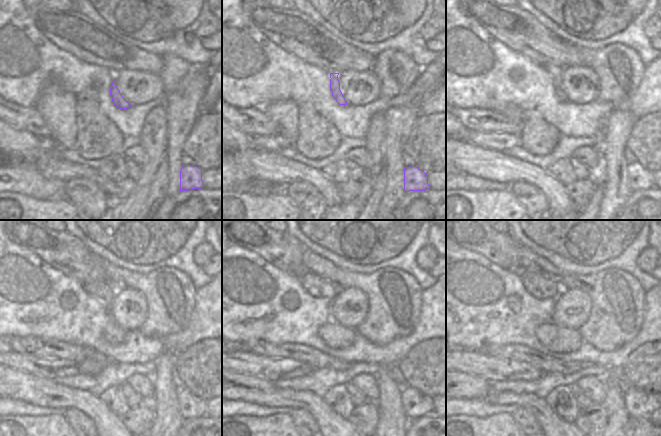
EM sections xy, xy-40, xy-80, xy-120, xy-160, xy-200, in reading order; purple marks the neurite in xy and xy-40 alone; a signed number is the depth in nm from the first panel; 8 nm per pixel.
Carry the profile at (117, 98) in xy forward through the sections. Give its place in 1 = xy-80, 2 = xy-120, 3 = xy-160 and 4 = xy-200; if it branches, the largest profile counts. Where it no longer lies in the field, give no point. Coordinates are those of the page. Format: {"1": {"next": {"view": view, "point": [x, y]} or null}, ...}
{"1": {"next": {"view": "xy-80", "point": [555, 71]}}, "2": {"next": {"view": "xy-120", "point": [99, 290]}}, "3": {"next": {"view": "xy-160", "point": [317, 286]}}, "4": {"next": {"view": "xy-200", "point": [540, 286]}}}

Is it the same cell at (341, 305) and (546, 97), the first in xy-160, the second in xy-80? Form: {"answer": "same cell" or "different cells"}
{"answer": "different cells"}

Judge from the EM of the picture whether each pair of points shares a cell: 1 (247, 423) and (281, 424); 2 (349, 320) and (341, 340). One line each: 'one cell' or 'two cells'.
1: one cell
2: two cells

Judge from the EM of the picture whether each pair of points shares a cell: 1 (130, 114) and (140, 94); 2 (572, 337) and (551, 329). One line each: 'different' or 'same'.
1: different
2: same

